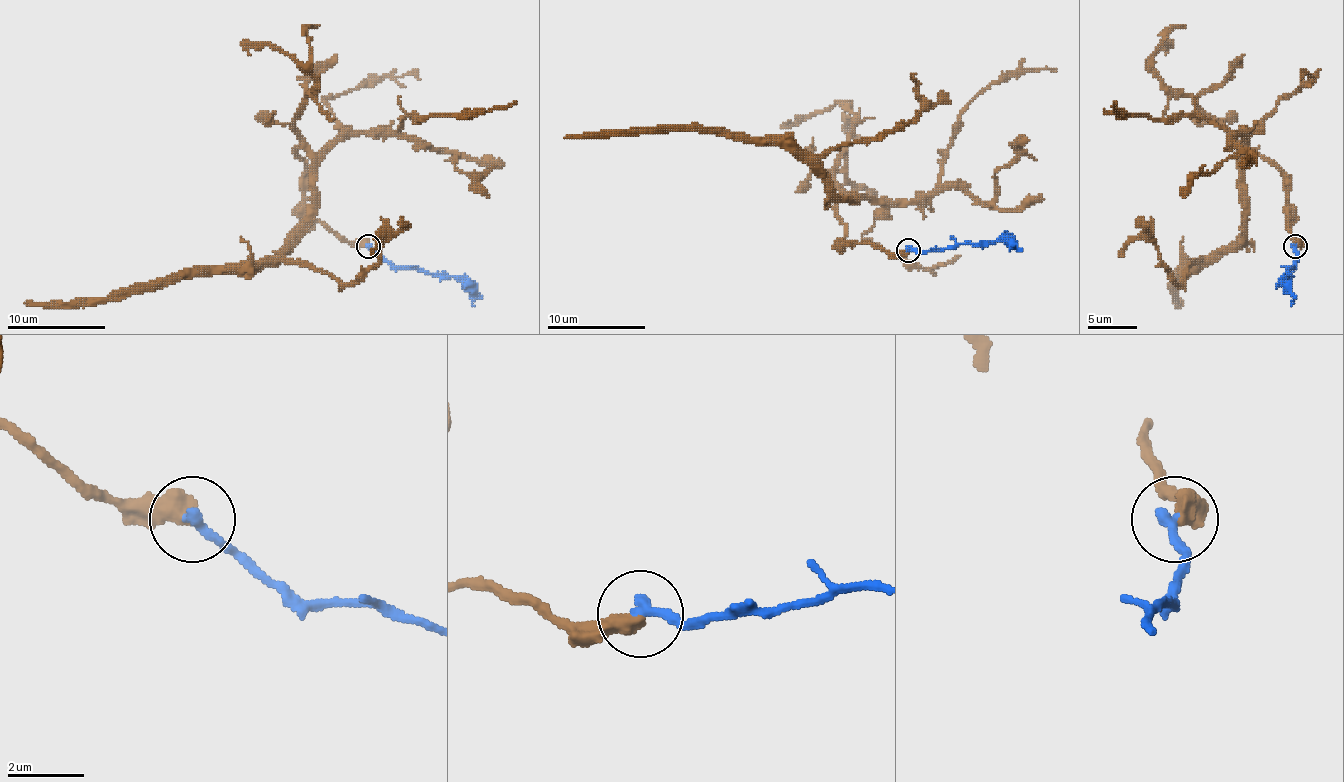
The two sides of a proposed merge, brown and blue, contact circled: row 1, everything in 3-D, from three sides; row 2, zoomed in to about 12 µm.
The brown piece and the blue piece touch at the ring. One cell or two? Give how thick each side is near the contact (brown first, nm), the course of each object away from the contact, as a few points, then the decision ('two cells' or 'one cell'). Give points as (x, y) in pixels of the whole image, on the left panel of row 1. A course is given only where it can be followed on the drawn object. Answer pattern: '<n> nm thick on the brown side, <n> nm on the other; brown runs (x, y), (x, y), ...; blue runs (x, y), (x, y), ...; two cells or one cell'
460 nm thick on the brown side, 320 nm on the other; brown runs (368, 246), (349, 244), (305, 207), (297, 148), (312, 160), (312, 219), (268, 261), (105, 298), (24, 303); blue runs (368, 246), (396, 266), (455, 276), (472, 296), (474, 305); one cell

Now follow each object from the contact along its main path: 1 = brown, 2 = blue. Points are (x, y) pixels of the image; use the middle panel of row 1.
1: (908, 251), (845, 241), (837, 204), (852, 199), (771, 143), (702, 130), (564, 138)
2: (908, 251), (1004, 241), (1012, 248), (1014, 246)

